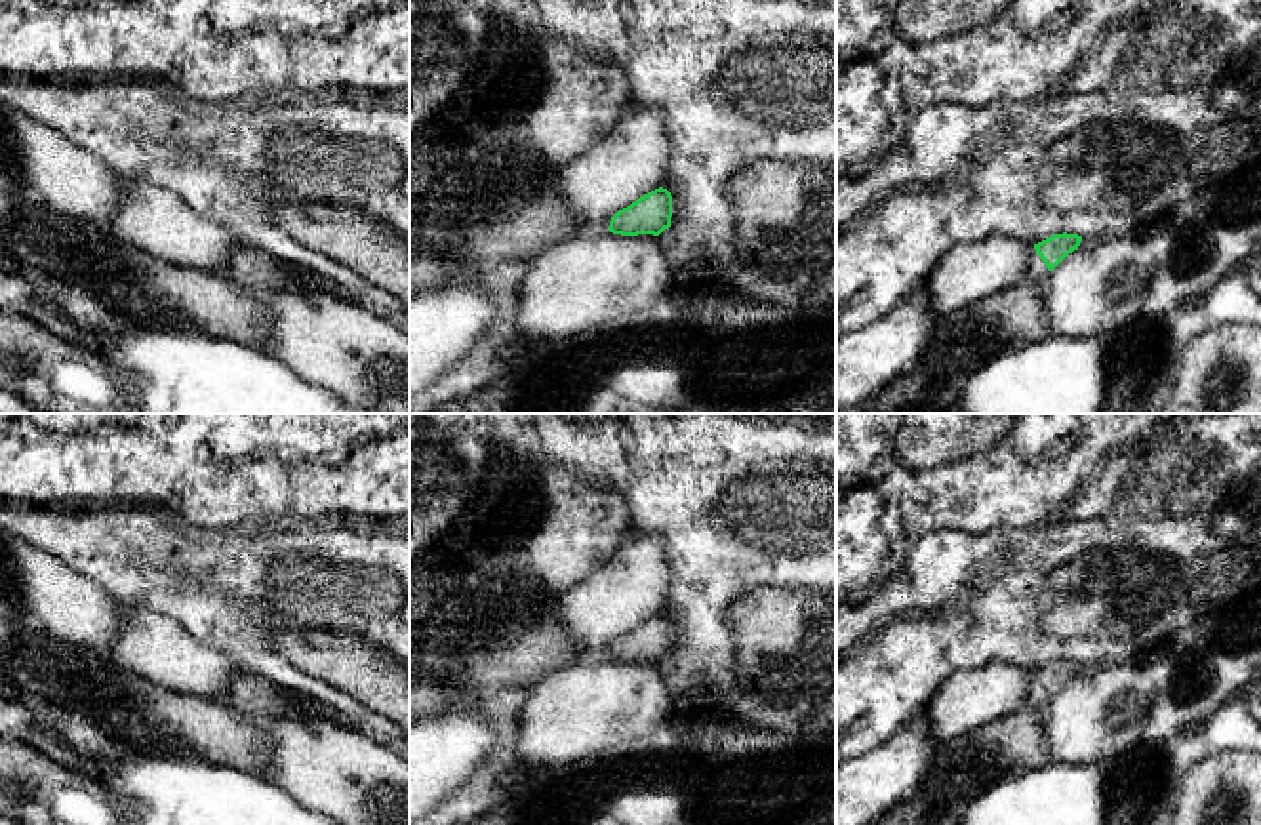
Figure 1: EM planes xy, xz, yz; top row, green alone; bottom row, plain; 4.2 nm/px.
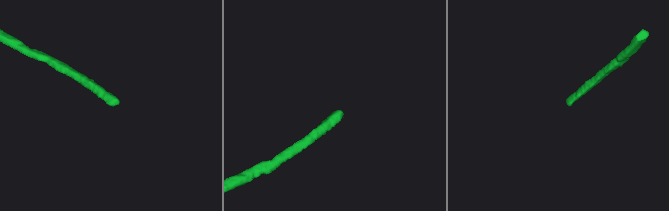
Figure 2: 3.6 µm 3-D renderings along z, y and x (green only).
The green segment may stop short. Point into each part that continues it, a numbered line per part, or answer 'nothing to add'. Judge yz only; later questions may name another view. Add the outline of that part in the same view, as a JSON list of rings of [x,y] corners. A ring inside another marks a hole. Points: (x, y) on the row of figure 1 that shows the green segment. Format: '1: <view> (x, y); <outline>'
1: yz (1037, 271); [[[1032,253],[1029,257],[1023,280],[1032,282],[1032,284],[1040,284],[1048,278],[1048,267],[1044,265],[1044,261],[1040,259],[1040,255]]]

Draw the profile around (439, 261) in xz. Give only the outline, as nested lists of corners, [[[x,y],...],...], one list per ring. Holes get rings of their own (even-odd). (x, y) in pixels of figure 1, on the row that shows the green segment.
[[[410,248],[410,293],[438,288],[457,265],[453,257],[438,250],[413,252]]]

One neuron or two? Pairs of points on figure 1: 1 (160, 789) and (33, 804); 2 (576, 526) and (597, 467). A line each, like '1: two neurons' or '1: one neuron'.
1: two neurons
2: two neurons

